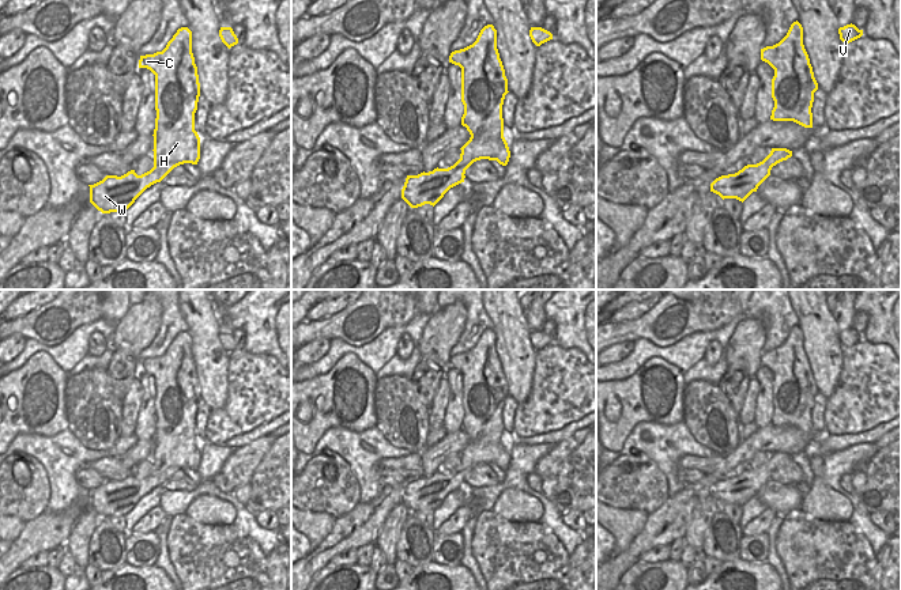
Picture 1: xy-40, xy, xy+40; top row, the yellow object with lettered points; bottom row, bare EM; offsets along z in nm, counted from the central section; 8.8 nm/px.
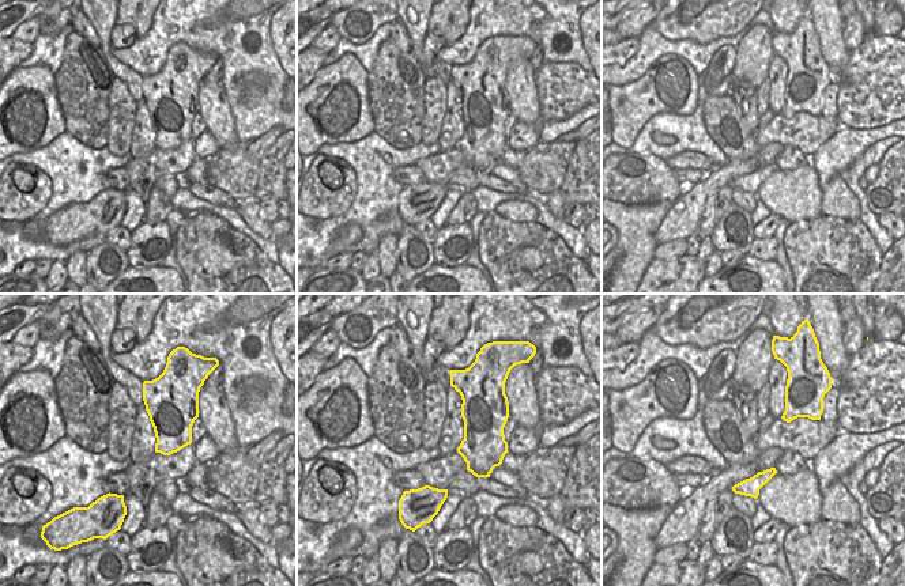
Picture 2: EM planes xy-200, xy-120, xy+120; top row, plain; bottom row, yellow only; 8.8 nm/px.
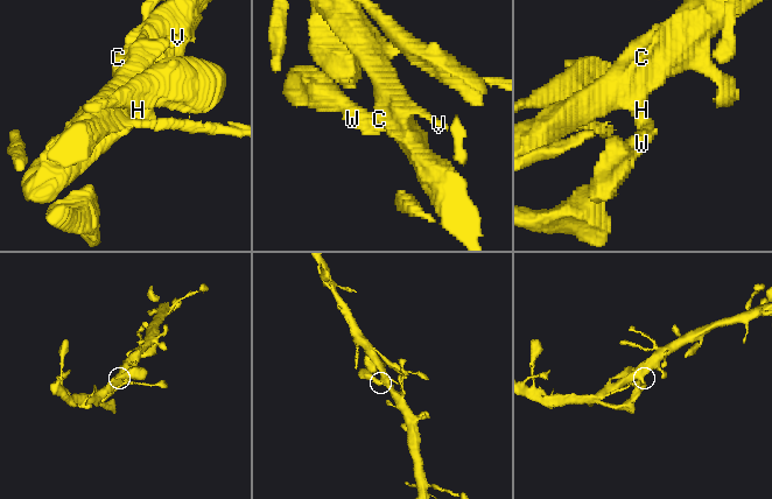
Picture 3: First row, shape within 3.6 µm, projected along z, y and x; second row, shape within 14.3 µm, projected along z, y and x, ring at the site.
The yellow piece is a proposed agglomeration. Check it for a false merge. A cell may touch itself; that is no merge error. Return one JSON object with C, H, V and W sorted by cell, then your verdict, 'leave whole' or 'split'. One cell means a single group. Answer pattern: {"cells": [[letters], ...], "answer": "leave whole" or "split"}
{"cells": [["C", "H", "V", "W"]], "answer": "leave whole"}

